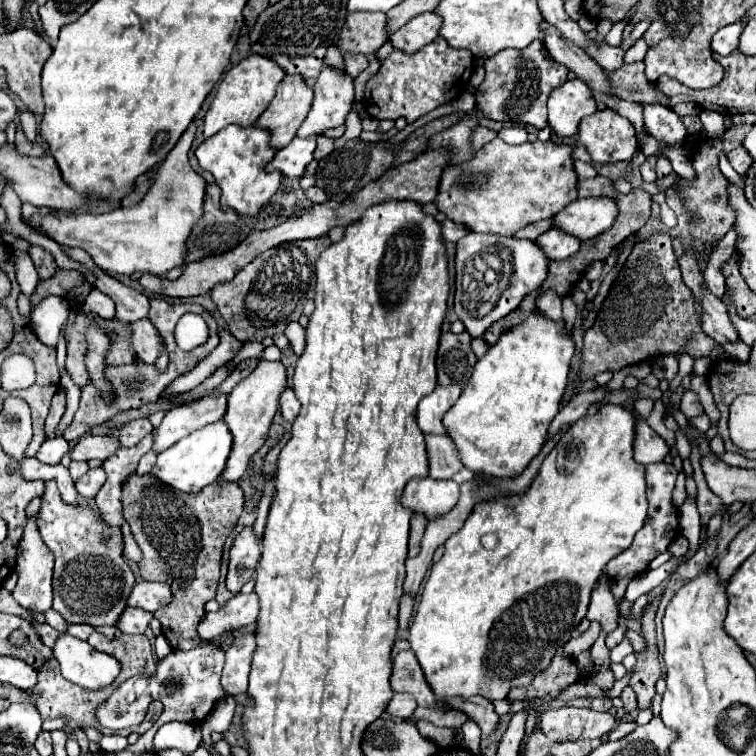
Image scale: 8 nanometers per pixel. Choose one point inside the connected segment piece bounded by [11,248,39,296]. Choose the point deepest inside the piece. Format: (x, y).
(23, 266)

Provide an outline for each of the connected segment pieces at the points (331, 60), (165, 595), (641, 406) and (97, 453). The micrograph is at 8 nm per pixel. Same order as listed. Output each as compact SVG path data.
M336 45L330 46L327 49L324 63L341 71L345 70L342 54Z
M139 580L127 598L127 606L155 612L171 602L171 590L163 582L145 582Z
M637 398L633 410L635 410L641 418L647 418L647 416L651 414L651 410L653 410L653 400L649 400L649 398Z
M85 434L77 440L77 444L69 450L71 460L91 460L91 458L99 458L105 460L107 456L111 456L111 452L115 452L119 448L119 444L115 444L115 440L107 438L107 436L93 436L93 434Z

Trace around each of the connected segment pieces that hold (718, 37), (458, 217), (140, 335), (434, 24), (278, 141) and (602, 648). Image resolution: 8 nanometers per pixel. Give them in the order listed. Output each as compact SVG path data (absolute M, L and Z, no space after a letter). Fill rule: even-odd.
M735 22L735 24L729 24L727 28L721 28L711 40L711 50L717 52L719 56L731 54L739 44L739 32L743 28L745 28L743 22Z
M495 138L489 144L485 144L481 150L477 150L475 160L469 160L467 164L459 164L459 166L447 166L443 170L435 206L449 220L465 226L471 232L513 236L517 230L521 230L523 226L527 226L531 222L555 216L555 212L563 210L573 200L577 200L577 174L573 170L571 146L555 146L549 140L547 142L537 140L537 142L525 142L519 146L511 146L511 144ZM461 172L471 172L475 176L481 176L483 172L487 172L487 178L479 180L475 186L459 186L457 176Z
M139 320L139 324L131 324L131 328L133 328L131 342L141 362L155 364L155 360L161 354L161 346L163 346L157 328L149 320Z
M435 12L419 14L413 20L409 20L403 28L399 28L389 38L389 42L393 44L393 48L397 48L405 54L415 54L425 44L429 44L431 40L437 38L439 24L441 24L441 20L439 20L439 16L435 16Z
M285 76L277 88L275 98L267 110L255 122L257 128L267 128L271 134L271 148L281 150L287 146L311 110L313 90L305 84L301 76Z
M601 632L597 642L591 646L591 660L597 664L597 666L603 666L603 668L609 668L611 660L609 660L609 648L605 646L605 636L607 632Z

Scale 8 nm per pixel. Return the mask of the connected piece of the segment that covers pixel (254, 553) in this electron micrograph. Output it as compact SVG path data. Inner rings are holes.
M245 526L233 540L233 546L229 550L229 570L225 586L229 592L239 594L241 586L251 580L255 574L257 560L261 556L259 538L253 532L253 526Z

